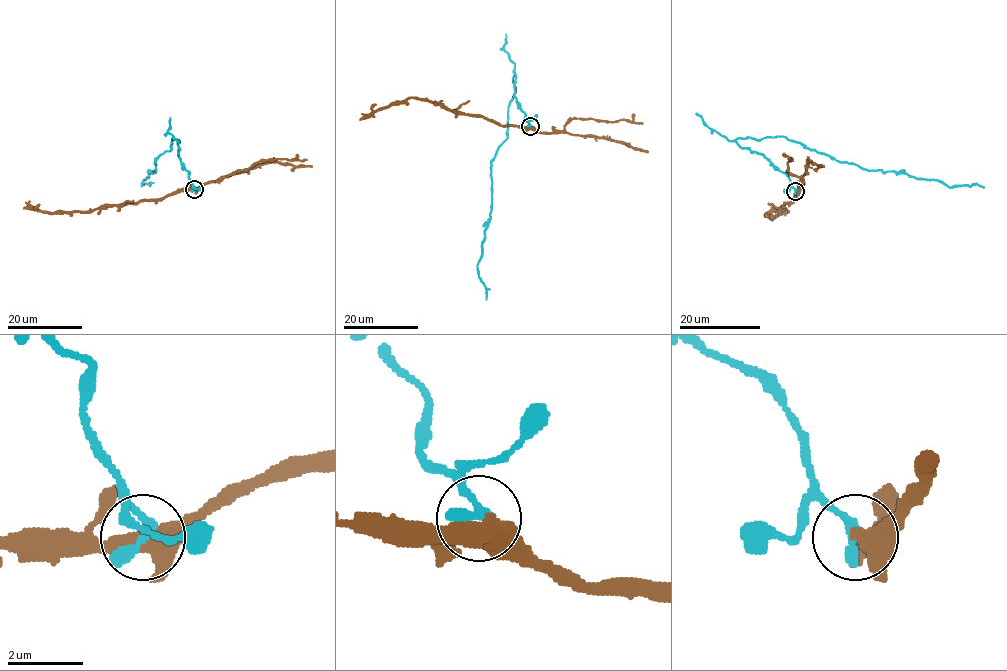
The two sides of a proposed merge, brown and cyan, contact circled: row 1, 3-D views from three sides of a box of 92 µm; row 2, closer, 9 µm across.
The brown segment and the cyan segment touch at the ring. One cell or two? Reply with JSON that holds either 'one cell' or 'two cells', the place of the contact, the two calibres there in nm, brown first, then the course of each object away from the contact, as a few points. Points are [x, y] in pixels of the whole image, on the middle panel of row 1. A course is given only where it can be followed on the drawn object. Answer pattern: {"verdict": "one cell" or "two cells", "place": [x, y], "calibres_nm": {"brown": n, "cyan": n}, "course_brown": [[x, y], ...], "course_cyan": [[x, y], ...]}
{"verdict": "two cells", "place": [530, 126], "calibres_nm": {"brown": 400, "cyan": 380}, "course_brown": [[530, 126], [501, 126], [482, 116], [454, 113], [413, 98], [395, 101], [359, 120]], "course_cyan": [[530, 126], [515, 98], [514, 71], [507, 138], [491, 163], [490, 218], [477, 265], [486, 300]]}

